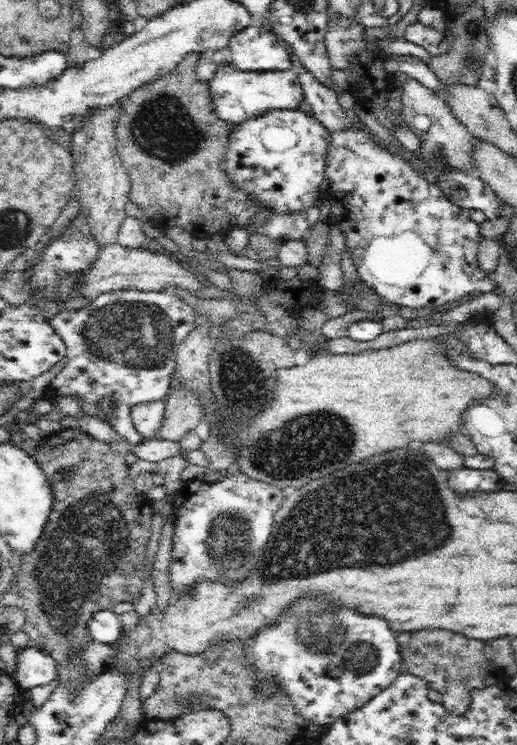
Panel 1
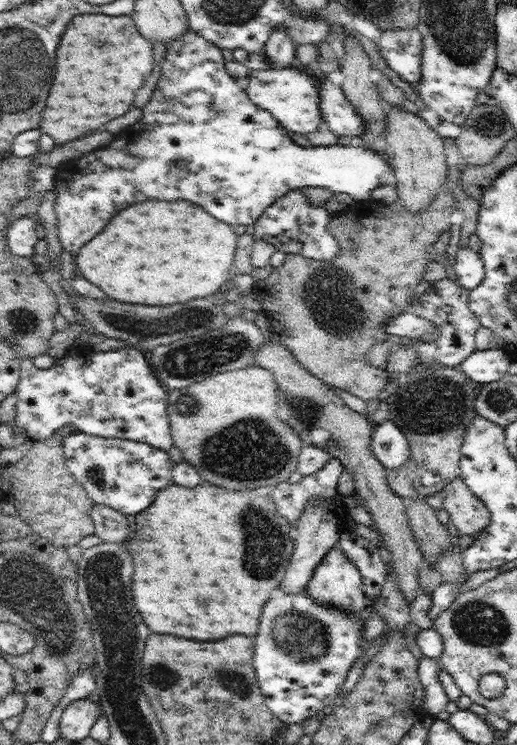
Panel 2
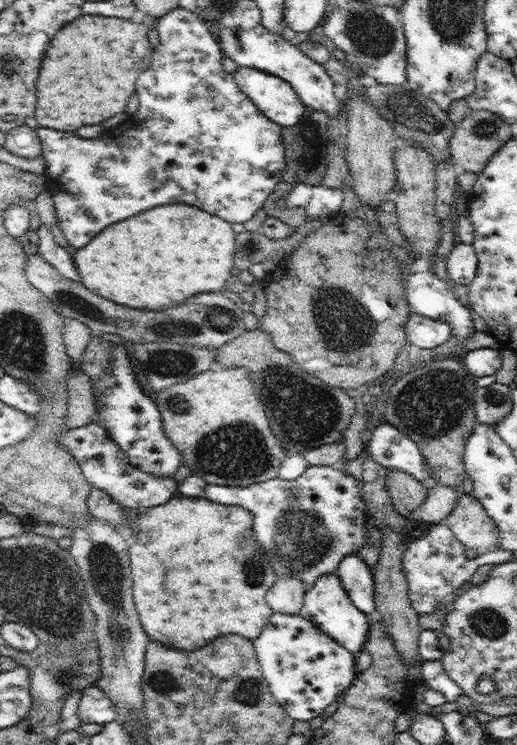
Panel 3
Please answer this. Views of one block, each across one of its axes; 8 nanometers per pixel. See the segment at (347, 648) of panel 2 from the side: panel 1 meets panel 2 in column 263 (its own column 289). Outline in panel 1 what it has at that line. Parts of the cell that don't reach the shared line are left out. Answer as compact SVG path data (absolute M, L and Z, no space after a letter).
M306 598L276 625L244 640L244 649L248 663L254 665L254 671L266 677L274 677L276 683L291 697L292 704L304 719L329 726L336 719L362 708L378 694L386 691L401 675L403 665L396 642L397 636L378 616L362 616L358 612L350 612L348 608L330 610L326 602Z

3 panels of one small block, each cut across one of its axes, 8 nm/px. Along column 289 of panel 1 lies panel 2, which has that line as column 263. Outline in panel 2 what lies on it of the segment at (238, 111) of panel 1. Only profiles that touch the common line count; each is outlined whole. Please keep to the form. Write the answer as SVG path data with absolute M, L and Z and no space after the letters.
M294 66L253 71L247 75L243 83L248 99L260 109L267 111L278 123L290 132L301 135L310 135L320 129L323 119L319 110L319 83L307 73L302 73L301 68Z

